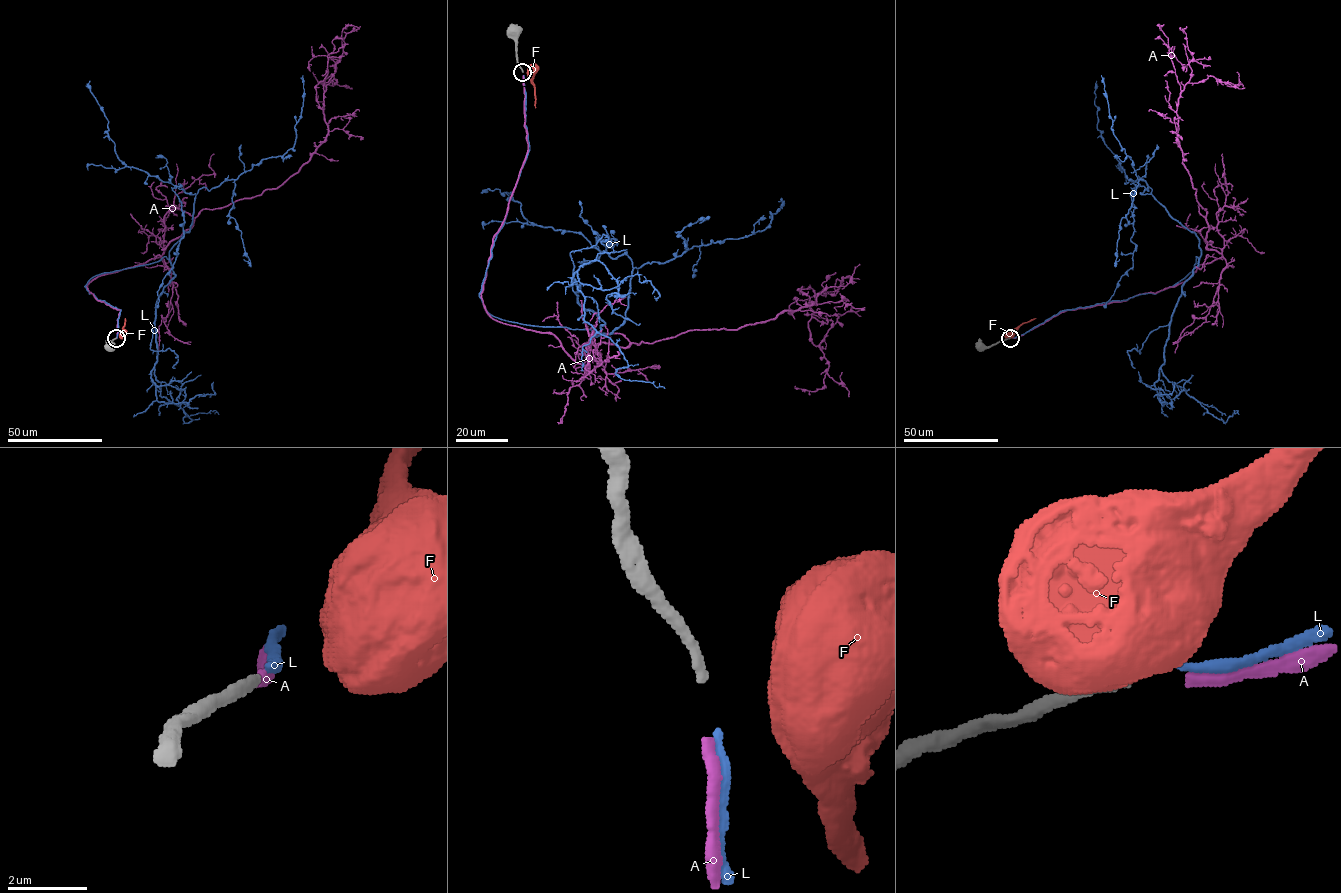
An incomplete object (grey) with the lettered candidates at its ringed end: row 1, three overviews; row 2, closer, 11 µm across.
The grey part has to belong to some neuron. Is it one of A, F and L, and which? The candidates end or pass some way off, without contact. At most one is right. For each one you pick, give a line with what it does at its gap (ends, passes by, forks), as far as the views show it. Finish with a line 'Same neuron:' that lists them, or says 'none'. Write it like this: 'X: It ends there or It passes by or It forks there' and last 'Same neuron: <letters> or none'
A: It ends there
Same neuron: A

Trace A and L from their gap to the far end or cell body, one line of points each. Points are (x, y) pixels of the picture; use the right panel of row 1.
A: (1012, 337), (1066, 310), (1178, 285), (1222, 256), (1207, 247), (1176, 107), (1187, 83), (1239, 85), (1237, 72)
L: (1012, 337), (1061, 311), (1156, 293), (1181, 280), (1200, 258), (1199, 239), (1138, 179), (1114, 134), (1101, 75)

